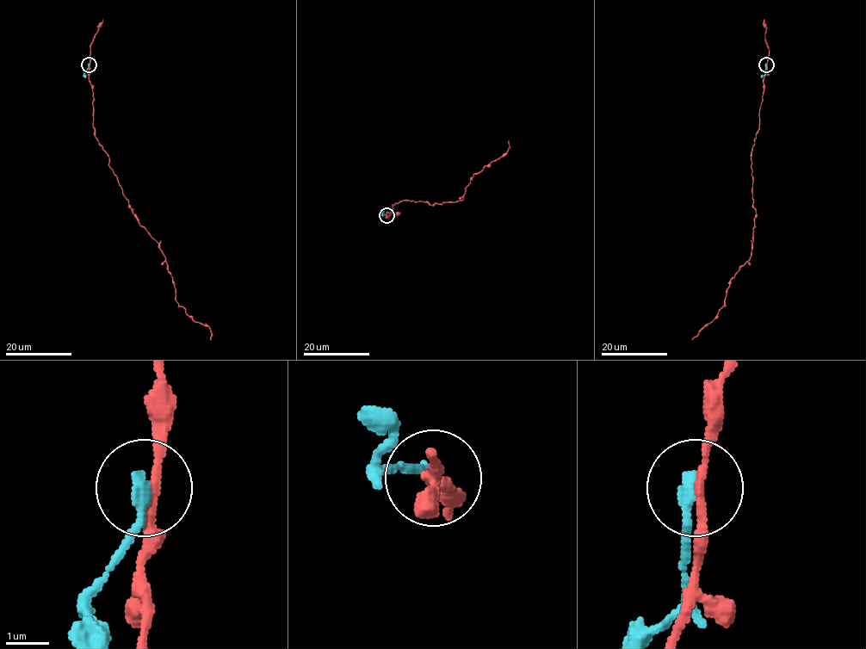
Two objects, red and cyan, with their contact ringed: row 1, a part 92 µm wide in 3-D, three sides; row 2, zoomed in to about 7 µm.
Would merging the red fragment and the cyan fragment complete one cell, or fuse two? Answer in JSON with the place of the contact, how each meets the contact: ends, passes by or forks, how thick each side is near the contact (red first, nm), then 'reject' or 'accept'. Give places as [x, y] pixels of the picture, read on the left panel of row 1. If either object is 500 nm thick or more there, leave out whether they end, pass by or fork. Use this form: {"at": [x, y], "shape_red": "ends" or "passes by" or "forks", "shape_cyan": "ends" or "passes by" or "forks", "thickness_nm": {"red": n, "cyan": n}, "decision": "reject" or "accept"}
{"at": [89, 64], "shape_red": "passes by", "shape_cyan": "ends", "thickness_nm": {"red": 200, "cyan": 280}, "decision": "reject"}

